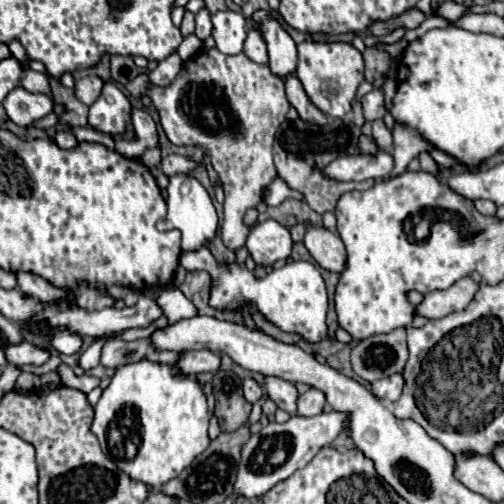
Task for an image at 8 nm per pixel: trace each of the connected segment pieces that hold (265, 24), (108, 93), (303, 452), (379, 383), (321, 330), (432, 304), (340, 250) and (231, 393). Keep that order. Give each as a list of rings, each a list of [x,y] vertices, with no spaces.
[[[256,10],[250,16],[250,26],[256,28],[268,48],[270,56],[270,70],[278,74],[280,78],[286,78],[290,72],[294,72],[298,64],[298,54],[296,54],[296,44],[290,38],[290,34],[284,30],[284,26],[268,12],[268,10]]]
[[[106,82],[100,98],[90,106],[88,124],[98,132],[118,136],[126,134],[130,126],[130,114],[132,114],[132,104],[128,96],[114,84]]]
[[[328,406],[316,416],[292,416],[284,424],[268,422],[244,446],[234,490],[246,498],[266,494],[280,480],[286,480],[296,470],[304,468],[320,452],[320,448],[330,446],[330,442],[336,440],[344,428],[348,428],[348,412],[336,412]]]
[[[396,374],[396,376],[388,376],[384,380],[376,380],[372,382],[372,394],[384,402],[394,402],[400,398],[402,394],[402,374]]]
[[[198,248],[196,252],[182,252],[180,266],[184,270],[208,270],[212,274],[214,284],[210,306],[214,308],[238,308],[246,306],[246,302],[256,302],[258,310],[284,332],[298,332],[308,342],[320,342],[326,336],[326,286],[318,268],[310,262],[294,260],[258,280],[250,270],[246,270],[244,264],[234,262],[234,266],[224,268],[214,260],[208,248]]]
[[[466,276],[446,290],[424,294],[424,300],[414,308],[414,314],[424,318],[444,318],[452,312],[460,312],[470,304],[476,290],[478,284],[470,276]]]
[[[308,226],[308,232],[304,236],[304,244],[312,258],[330,272],[344,272],[346,268],[346,248],[338,234],[318,226]]]
[[[218,370],[212,378],[212,394],[216,398],[216,416],[222,432],[232,432],[250,416],[252,404],[242,396],[242,380],[234,372]]]

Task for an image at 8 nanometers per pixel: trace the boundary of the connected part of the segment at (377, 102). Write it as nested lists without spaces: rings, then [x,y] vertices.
[[[372,90],[368,92],[364,98],[362,98],[362,112],[364,112],[364,118],[368,122],[374,122],[374,120],[382,120],[384,118],[384,96],[382,96],[382,90]]]

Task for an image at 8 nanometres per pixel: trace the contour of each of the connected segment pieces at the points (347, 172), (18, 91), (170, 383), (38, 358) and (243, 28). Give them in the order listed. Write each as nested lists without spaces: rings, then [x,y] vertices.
[[[378,152],[372,156],[356,154],[356,156],[342,156],[336,158],[326,166],[326,176],[334,180],[376,180],[386,178],[394,170],[394,158],[388,152]]]
[[[16,86],[2,100],[2,106],[4,104],[6,104],[8,118],[22,128],[30,126],[34,120],[40,120],[54,110],[54,100],[52,98],[48,98],[46,94],[32,94],[28,90],[24,90],[22,86]]]
[[[148,358],[136,364],[124,364],[116,368],[110,384],[104,388],[98,404],[92,432],[98,436],[102,452],[128,476],[144,482],[146,486],[160,488],[168,480],[176,478],[208,444],[208,420],[210,412],[206,406],[206,394],[194,376],[182,374],[174,364],[158,364]]]
[[[22,342],[18,346],[8,344],[8,346],[4,346],[4,352],[6,352],[8,362],[12,362],[12,364],[34,364],[34,366],[42,366],[50,358],[50,350],[38,348],[38,346],[30,344],[30,342]]]
[[[224,10],[212,14],[212,38],[220,52],[240,54],[246,34],[248,34],[248,24],[240,12]]]

